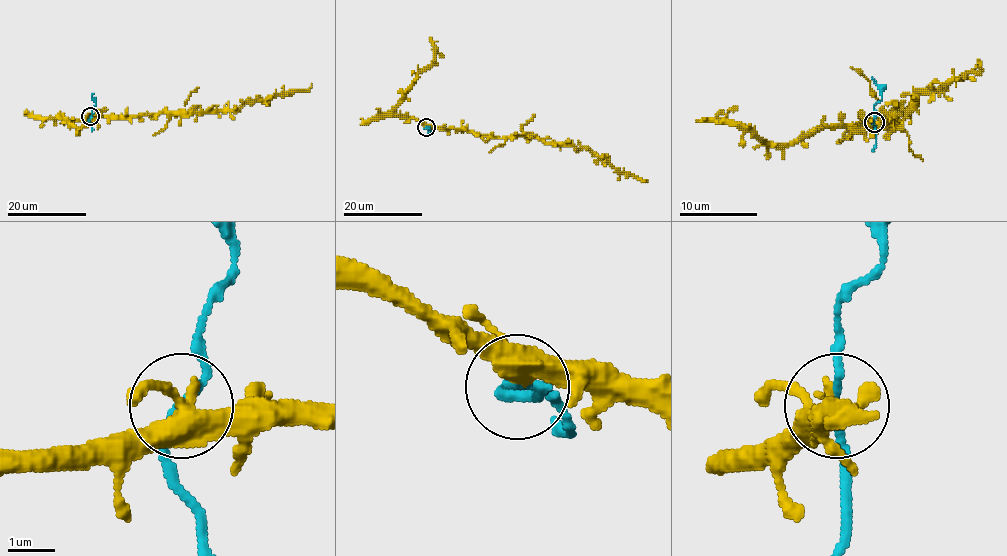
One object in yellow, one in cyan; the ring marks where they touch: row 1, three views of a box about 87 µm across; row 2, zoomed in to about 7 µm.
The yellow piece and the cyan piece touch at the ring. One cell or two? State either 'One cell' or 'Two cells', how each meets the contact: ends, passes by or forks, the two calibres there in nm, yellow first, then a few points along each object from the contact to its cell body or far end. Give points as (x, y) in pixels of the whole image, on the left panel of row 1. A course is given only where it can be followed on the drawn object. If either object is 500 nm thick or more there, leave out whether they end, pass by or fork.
One cell. At the ring yellow forks. At the ring cyan passes by. Thickness 360 nm (yellow) against 190 nm. Course of yellow: (91, 116), (128, 118), (161, 113), (236, 111), (246, 103), (266, 101), (294, 91), (308, 91), (312, 84). Course of cyan: (90, 116), (95, 104), (93, 93)

